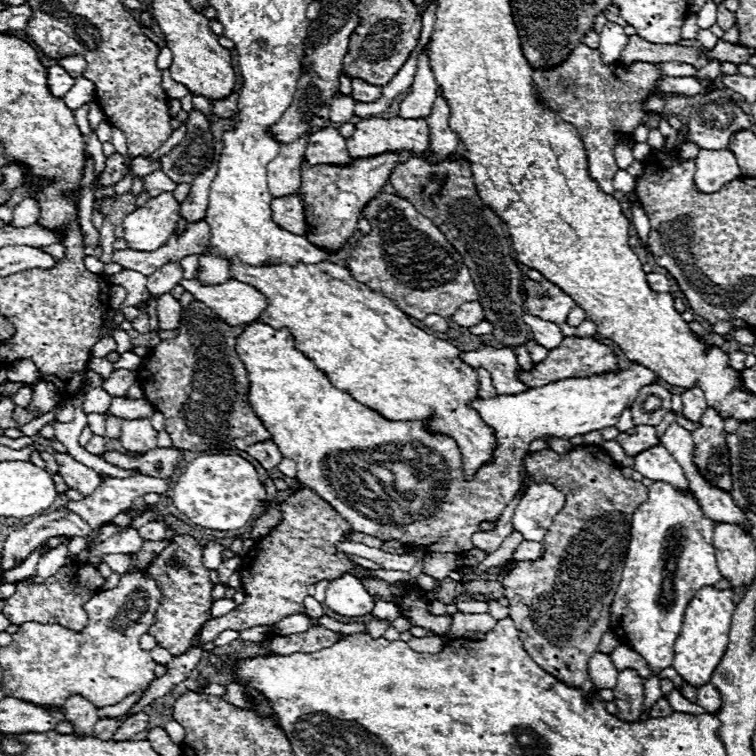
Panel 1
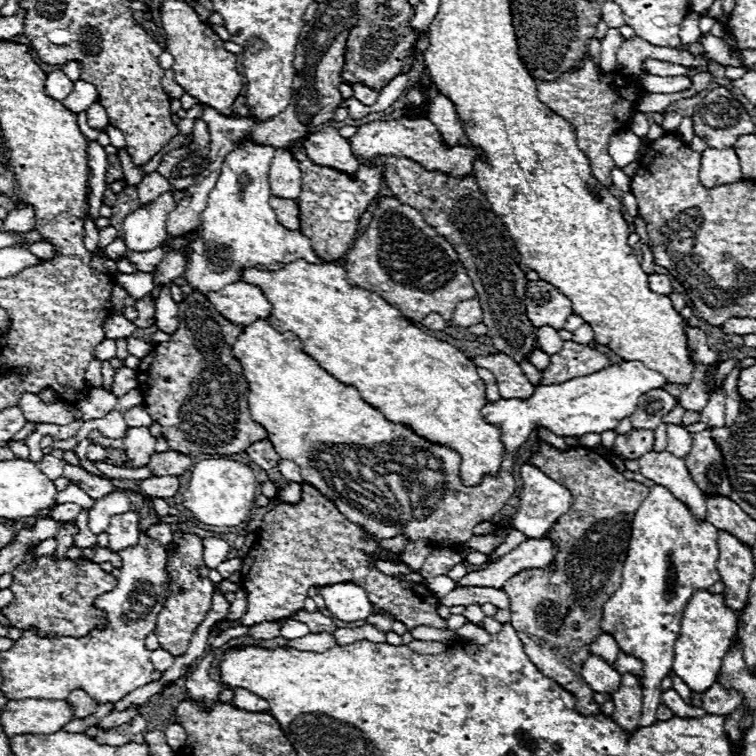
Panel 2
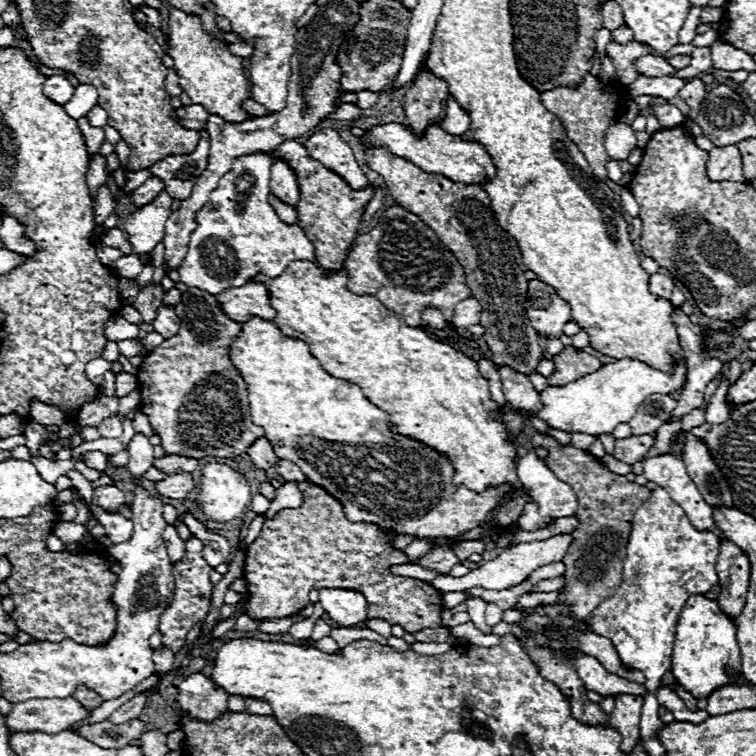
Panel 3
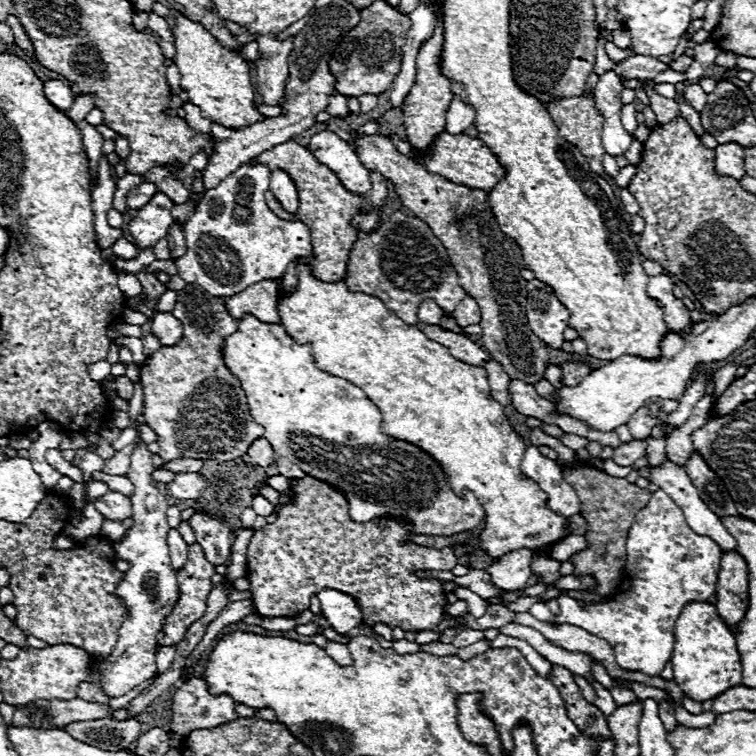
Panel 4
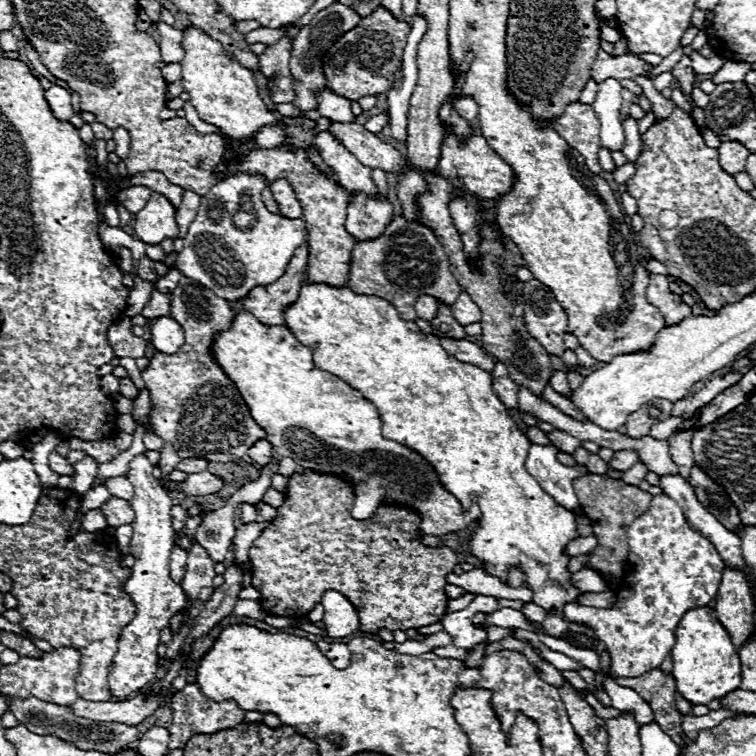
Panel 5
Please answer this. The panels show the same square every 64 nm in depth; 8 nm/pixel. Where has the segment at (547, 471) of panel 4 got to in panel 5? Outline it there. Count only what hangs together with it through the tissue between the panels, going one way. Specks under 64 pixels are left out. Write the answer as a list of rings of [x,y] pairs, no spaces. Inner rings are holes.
[[[530,446],[526,456],[526,470],[542,484],[544,492],[554,496],[554,502],[566,508],[568,512],[574,512],[580,502],[574,494],[572,480],[578,476],[588,474],[586,466],[574,466],[568,468],[556,460],[558,448],[556,446]]]

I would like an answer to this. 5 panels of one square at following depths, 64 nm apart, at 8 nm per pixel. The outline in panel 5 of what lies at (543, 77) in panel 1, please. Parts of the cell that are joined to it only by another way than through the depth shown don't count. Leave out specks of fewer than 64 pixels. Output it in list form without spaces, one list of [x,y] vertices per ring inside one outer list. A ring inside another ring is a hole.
[[[582,102],[568,104],[564,114],[556,118],[552,126],[572,148],[576,148],[586,158],[586,164],[594,174],[602,170],[598,162],[600,120],[596,118],[596,112],[592,110],[592,106]]]

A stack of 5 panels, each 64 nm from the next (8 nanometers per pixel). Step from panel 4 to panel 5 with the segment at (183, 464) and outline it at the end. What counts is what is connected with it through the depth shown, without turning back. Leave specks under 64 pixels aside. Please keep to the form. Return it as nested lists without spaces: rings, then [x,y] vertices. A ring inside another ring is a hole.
[[[186,458],[186,460],[178,462],[174,468],[180,470],[180,472],[186,472],[186,474],[196,474],[196,472],[206,470],[206,466],[208,466],[206,460],[200,460],[200,458]]]

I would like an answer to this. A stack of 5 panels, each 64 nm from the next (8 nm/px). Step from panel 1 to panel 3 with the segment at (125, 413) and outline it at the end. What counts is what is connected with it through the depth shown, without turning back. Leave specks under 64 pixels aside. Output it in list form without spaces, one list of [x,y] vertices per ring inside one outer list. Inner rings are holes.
[[[136,412],[134,420],[132,420],[132,426],[134,426],[136,432],[142,432],[142,434],[146,434],[146,436],[152,434],[152,426],[150,426],[148,418],[144,416],[144,412]]]

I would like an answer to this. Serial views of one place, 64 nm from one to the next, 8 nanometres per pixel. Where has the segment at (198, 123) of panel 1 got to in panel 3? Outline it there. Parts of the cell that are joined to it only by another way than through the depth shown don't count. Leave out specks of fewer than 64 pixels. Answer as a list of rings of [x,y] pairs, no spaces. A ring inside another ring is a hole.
[[[198,130],[198,146],[190,154],[174,154],[158,160],[158,164],[152,166],[152,174],[164,180],[166,192],[172,198],[186,200],[192,192],[192,186],[196,184],[198,176],[206,170],[208,164],[208,132]]]

